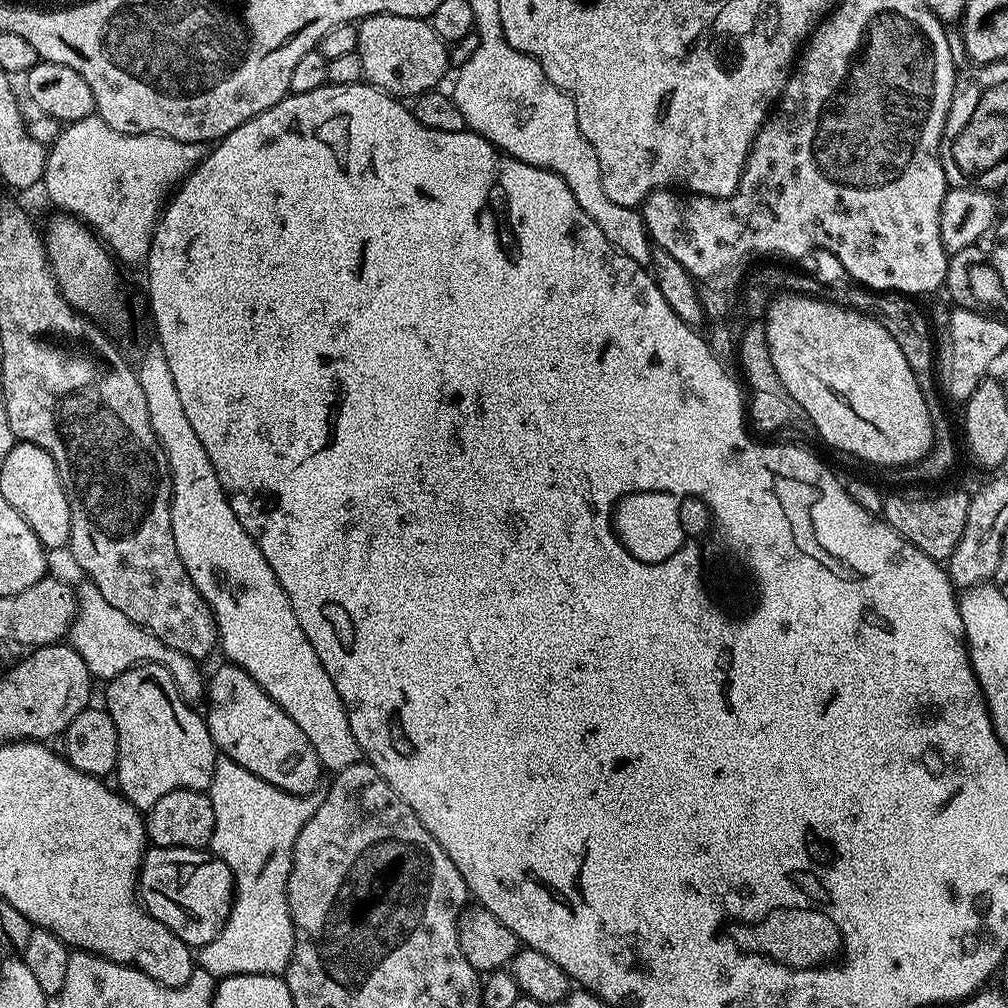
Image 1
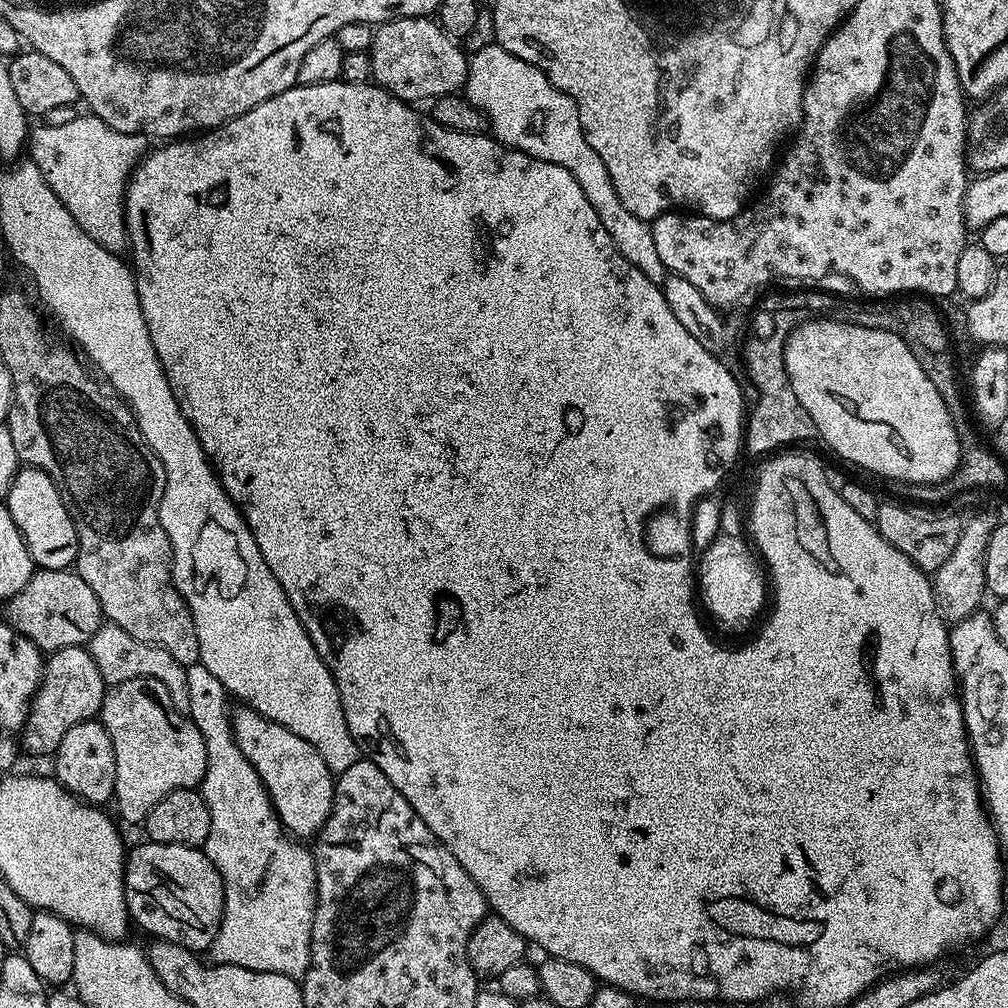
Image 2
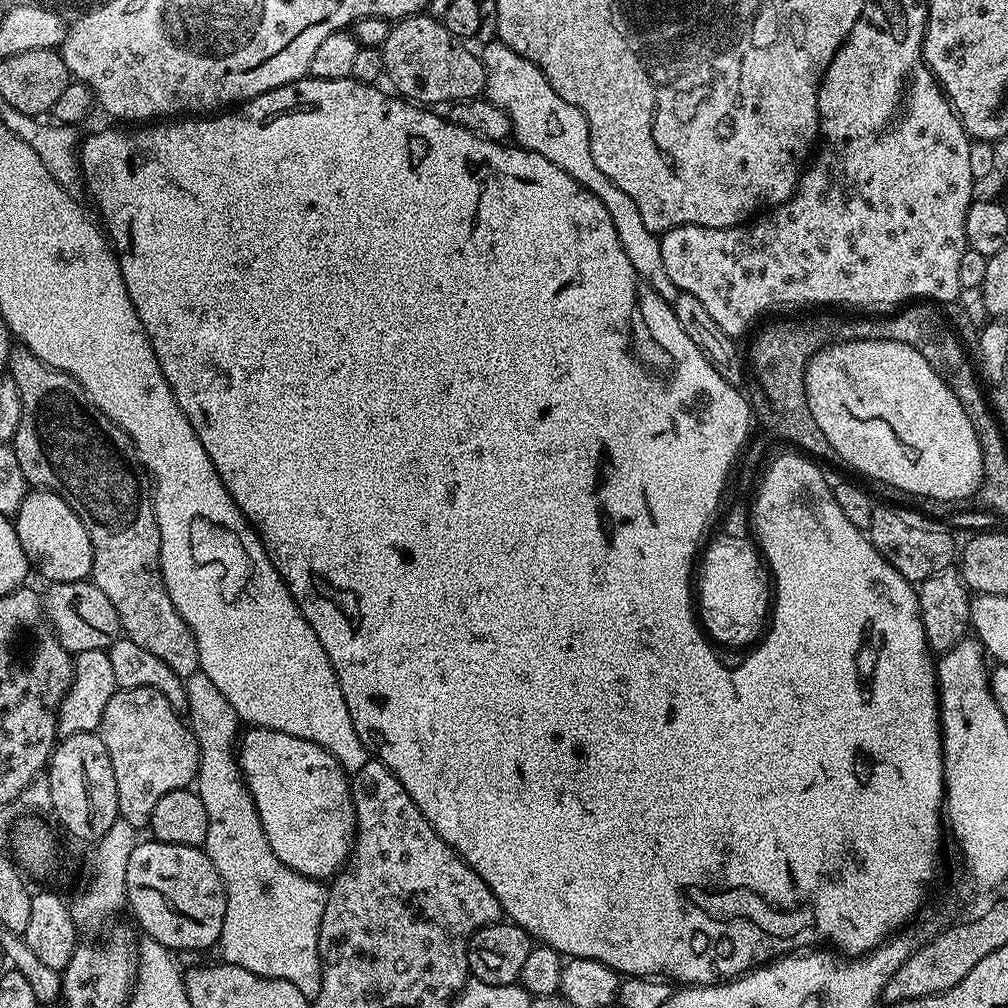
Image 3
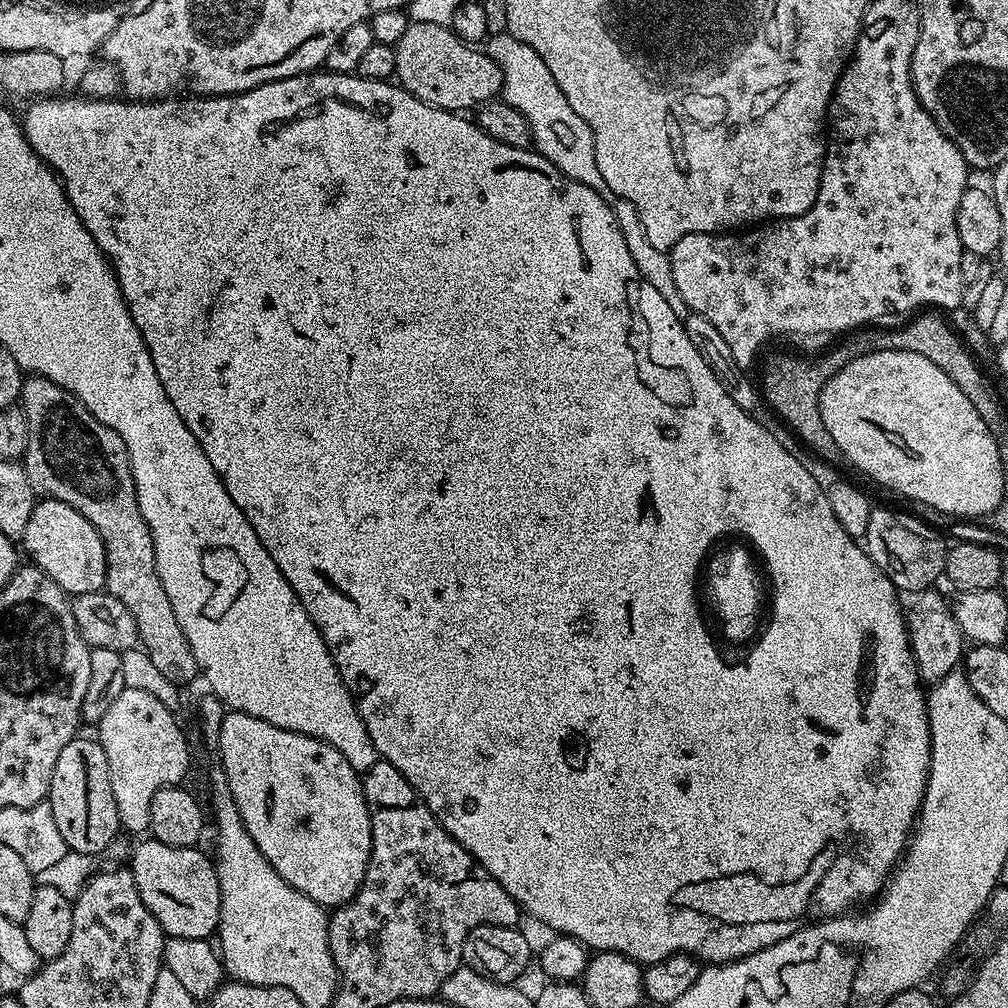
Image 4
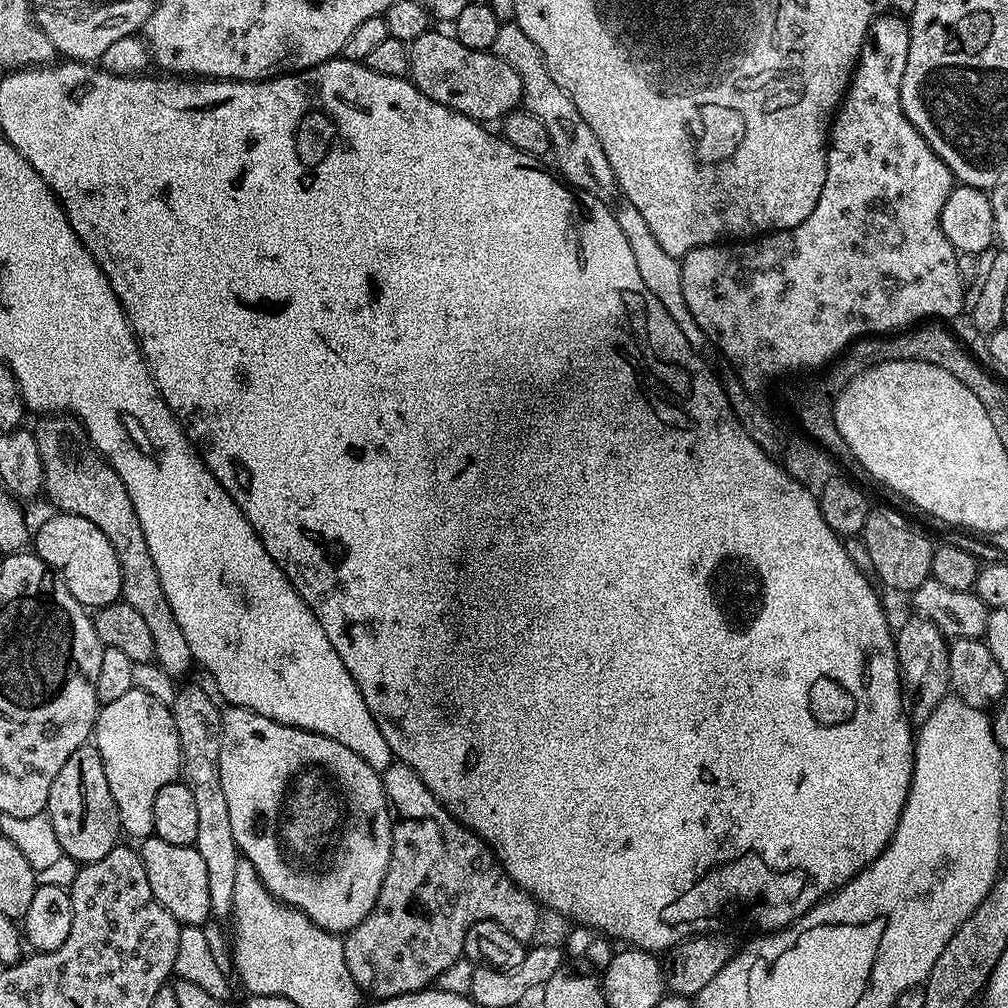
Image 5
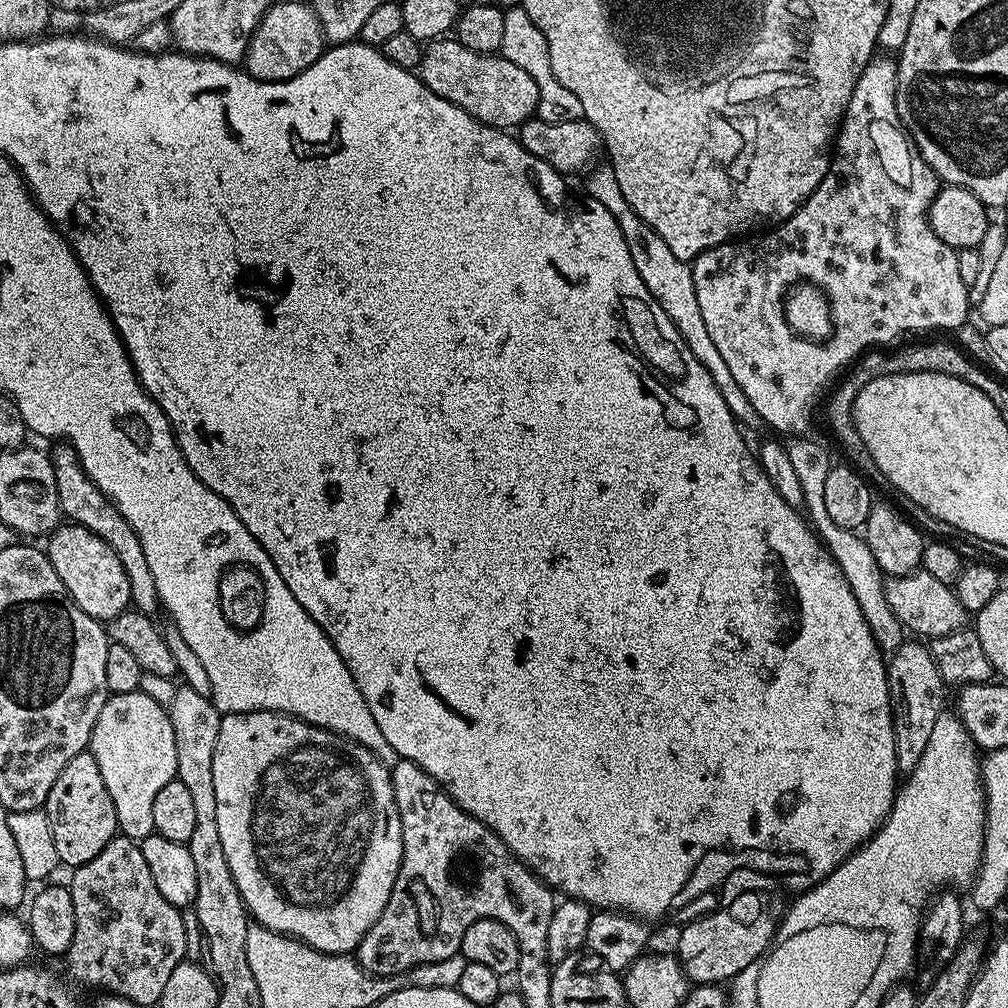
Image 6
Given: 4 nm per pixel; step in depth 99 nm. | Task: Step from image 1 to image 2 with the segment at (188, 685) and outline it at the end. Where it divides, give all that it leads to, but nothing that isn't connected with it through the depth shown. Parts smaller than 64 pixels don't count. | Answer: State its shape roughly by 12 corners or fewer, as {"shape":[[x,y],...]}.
{"shape":[[111,622],[86,647],[105,685],[158,678],[190,710],[186,667]]}

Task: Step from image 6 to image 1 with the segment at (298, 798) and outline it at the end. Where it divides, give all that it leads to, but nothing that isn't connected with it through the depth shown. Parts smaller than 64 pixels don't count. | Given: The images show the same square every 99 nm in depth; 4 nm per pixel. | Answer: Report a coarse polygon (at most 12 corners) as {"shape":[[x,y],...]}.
{"shape":[[246,670],[206,682],[217,749],[295,796],[322,769],[310,738]]}

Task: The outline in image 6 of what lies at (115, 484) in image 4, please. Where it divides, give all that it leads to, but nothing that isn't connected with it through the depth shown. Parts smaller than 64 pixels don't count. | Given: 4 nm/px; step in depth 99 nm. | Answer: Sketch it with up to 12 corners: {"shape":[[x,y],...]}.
{"shape":[[51,449],[60,511],[118,554],[131,607],[161,611],[154,574],[126,518],[80,467]]}

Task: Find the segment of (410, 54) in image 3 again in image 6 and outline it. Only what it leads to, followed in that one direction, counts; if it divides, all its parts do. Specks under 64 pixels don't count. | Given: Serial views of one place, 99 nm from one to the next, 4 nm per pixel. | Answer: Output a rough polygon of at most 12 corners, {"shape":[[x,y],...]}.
{"shape":[[425,43],[420,81],[491,128],[536,116],[538,85],[505,56]]}

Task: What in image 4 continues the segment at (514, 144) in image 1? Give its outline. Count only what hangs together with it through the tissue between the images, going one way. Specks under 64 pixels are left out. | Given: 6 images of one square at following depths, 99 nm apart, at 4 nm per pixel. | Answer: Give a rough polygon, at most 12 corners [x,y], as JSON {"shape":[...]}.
{"shape":[[508,31],[486,51],[503,100],[530,122],[535,151],[611,206],[638,274],[689,315],[671,255],[606,186],[590,126],[546,62]]}

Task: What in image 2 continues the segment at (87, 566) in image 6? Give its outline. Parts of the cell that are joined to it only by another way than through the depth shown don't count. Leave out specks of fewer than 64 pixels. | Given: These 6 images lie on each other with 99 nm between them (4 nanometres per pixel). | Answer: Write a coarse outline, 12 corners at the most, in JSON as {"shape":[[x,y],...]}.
{"shape":[[21,467],[6,497],[37,569],[71,569],[78,534],[55,482]]}

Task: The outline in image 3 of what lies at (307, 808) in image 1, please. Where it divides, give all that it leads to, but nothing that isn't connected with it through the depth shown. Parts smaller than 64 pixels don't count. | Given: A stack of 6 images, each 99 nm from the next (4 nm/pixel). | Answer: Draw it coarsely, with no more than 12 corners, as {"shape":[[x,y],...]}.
{"shape":[[187,677],[194,788],[228,893],[223,963],[314,998],[328,888],[290,870],[240,771],[242,721]]}

